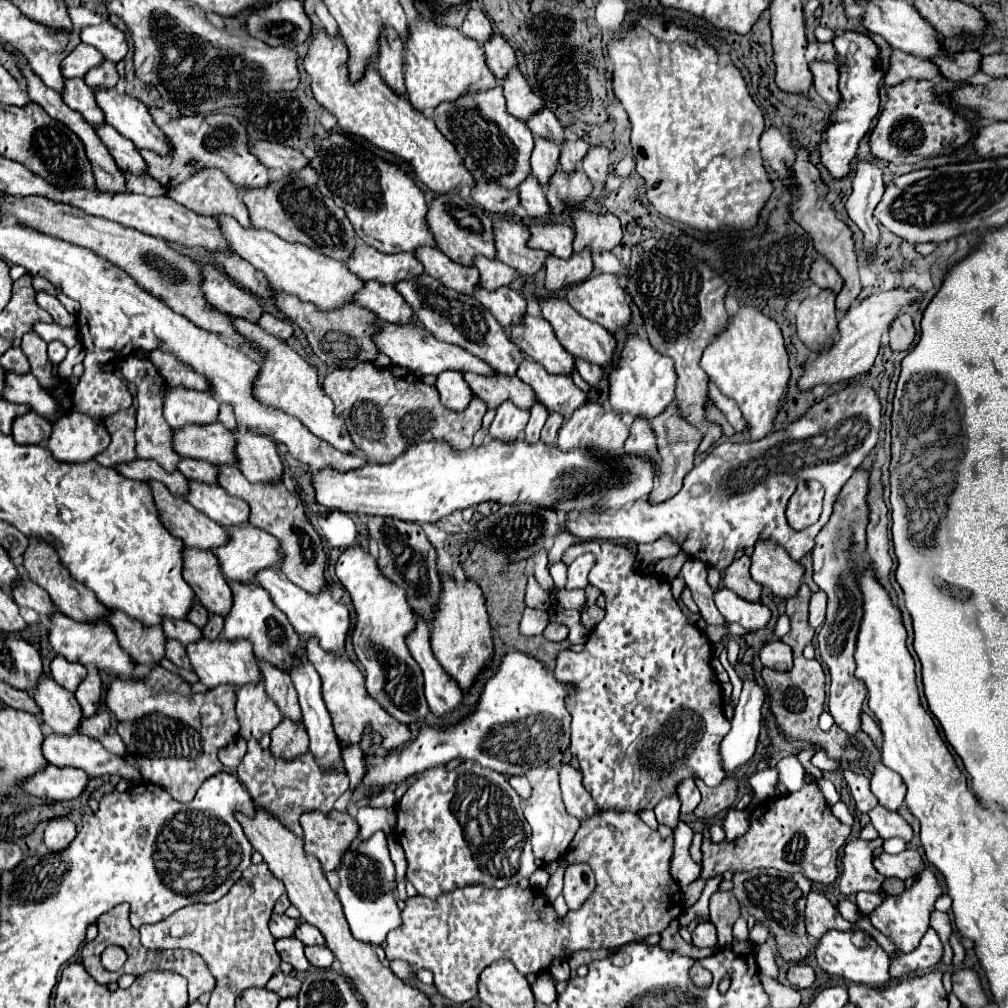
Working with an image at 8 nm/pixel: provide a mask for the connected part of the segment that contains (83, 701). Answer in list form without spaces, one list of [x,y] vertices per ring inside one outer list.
[[[89,670],[85,682],[75,692],[75,698],[83,710],[85,716],[93,716],[99,710],[101,704],[101,694],[103,694],[103,680],[97,670]]]

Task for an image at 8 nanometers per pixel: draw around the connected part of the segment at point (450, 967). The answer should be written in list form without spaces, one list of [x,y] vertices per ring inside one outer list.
[[[607,810],[607,812],[599,812],[595,814],[593,818],[589,820],[583,820],[573,842],[570,843],[568,850],[564,854],[564,858],[568,860],[569,865],[581,862],[581,864],[589,864],[595,878],[597,878],[597,890],[587,898],[587,902],[579,908],[579,910],[573,910],[573,912],[567,912],[565,920],[563,922],[557,922],[557,916],[555,916],[555,910],[553,906],[545,900],[545,896],[540,894],[538,888],[532,888],[529,886],[526,889],[519,888],[519,886],[505,886],[505,888],[483,888],[483,886],[465,886],[463,890],[457,890],[453,894],[445,894],[437,900],[429,900],[429,898],[423,898],[423,896],[413,896],[413,898],[407,898],[405,900],[405,908],[401,912],[401,920],[403,924],[395,930],[391,930],[387,934],[387,946],[385,946],[385,956],[389,962],[393,960],[403,960],[411,966],[413,972],[419,972],[419,970],[431,970],[433,972],[433,978],[435,978],[435,988],[439,990],[439,994],[443,994],[445,998],[453,1000],[453,1002],[465,1002],[465,1000],[471,1000],[475,998],[475,980],[477,980],[477,974],[489,966],[491,962],[497,962],[501,958],[507,958],[515,964],[517,970],[521,970],[521,974],[537,974],[541,970],[545,970],[549,966],[549,962],[553,958],[569,958],[571,954],[579,952],[579,950],[599,950],[599,948],[613,948],[613,946],[623,946],[627,942],[633,942],[633,940],[643,940],[645,936],[649,934],[659,934],[673,918],[677,918],[679,914],[675,914],[673,910],[681,912],[681,906],[677,908],[677,902],[679,902],[679,886],[677,882],[673,882],[671,874],[669,874],[669,860],[671,860],[671,854],[673,854],[673,838],[669,840],[661,840],[659,832],[651,830],[647,824],[643,824],[643,820],[639,818],[639,814],[621,814],[621,812],[613,812],[613,810]]]

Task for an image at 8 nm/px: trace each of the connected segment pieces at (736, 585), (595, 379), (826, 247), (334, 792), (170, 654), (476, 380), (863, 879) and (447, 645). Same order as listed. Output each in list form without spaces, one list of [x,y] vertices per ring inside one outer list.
[[[741,556],[737,560],[733,560],[733,564],[725,570],[723,576],[723,584],[733,590],[737,596],[741,596],[743,600],[749,602],[761,602],[761,584],[757,584],[751,574],[751,560],[749,556]]]
[[[575,360],[575,366],[577,366],[581,378],[583,378],[589,386],[593,386],[593,388],[599,386],[601,376],[603,376],[603,370],[601,370],[599,366],[593,366],[593,364],[585,362],[585,360]]]
[[[803,146],[795,148],[797,152],[797,160],[793,166],[793,184],[797,186],[793,196],[793,218],[813,236],[815,248],[819,254],[823,254],[833,266],[835,270],[841,274],[841,278],[845,280],[845,286],[841,290],[841,294],[837,296],[837,310],[847,310],[851,306],[851,302],[859,296],[861,292],[861,282],[859,282],[859,272],[857,272],[857,254],[855,254],[855,246],[853,246],[853,238],[851,238],[851,230],[835,216],[831,204],[827,202],[827,186],[821,182],[819,178],[819,170],[809,162],[807,150]]]
[[[249,742],[249,750],[237,768],[239,782],[249,790],[257,810],[265,810],[275,816],[297,838],[303,836],[299,816],[305,812],[331,812],[335,800],[349,788],[347,774],[321,774],[321,768],[307,752],[297,760],[277,760],[269,750],[263,750],[259,742]]]
[[[167,640],[167,652],[165,652],[165,656],[167,656],[173,664],[177,664],[179,668],[191,670],[191,662],[189,662],[189,658],[187,658],[187,654],[185,654],[185,648],[183,648],[179,642]]]
[[[479,374],[463,376],[469,382],[475,396],[479,396],[487,404],[487,410],[497,410],[503,402],[513,402],[521,410],[531,410],[531,406],[539,402],[533,390],[525,386],[525,382],[521,382],[517,376],[503,374],[495,374],[493,378],[485,378]]]
[[[881,837],[872,841],[857,838],[845,846],[843,874],[839,878],[839,888],[843,894],[849,896],[867,890],[887,898],[887,894],[881,890],[881,874],[873,866],[873,850],[882,846],[883,842]]]
[[[441,576],[441,580],[443,580],[443,594],[437,618],[433,620],[431,648],[443,670],[459,684],[463,692],[469,692],[477,676],[493,662],[493,638],[489,616],[485,610],[485,598],[475,582],[459,584],[445,576]]]

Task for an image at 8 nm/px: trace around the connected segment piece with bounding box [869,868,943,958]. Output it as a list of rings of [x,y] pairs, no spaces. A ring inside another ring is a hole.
[[[925,868],[923,872],[919,872],[913,880],[915,880],[915,884],[913,884],[911,890],[905,890],[905,892],[899,894],[899,896],[889,896],[887,900],[881,902],[881,906],[877,906],[877,908],[869,914],[871,924],[873,924],[877,930],[881,930],[881,932],[893,942],[895,952],[891,954],[891,958],[897,958],[897,956],[907,954],[907,952],[911,952],[911,950],[917,948],[921,936],[923,936],[923,934],[927,932],[927,928],[929,928],[929,912],[933,910],[933,904],[935,904],[937,896],[943,894],[941,886],[937,884],[935,874],[933,874],[929,868]]]

